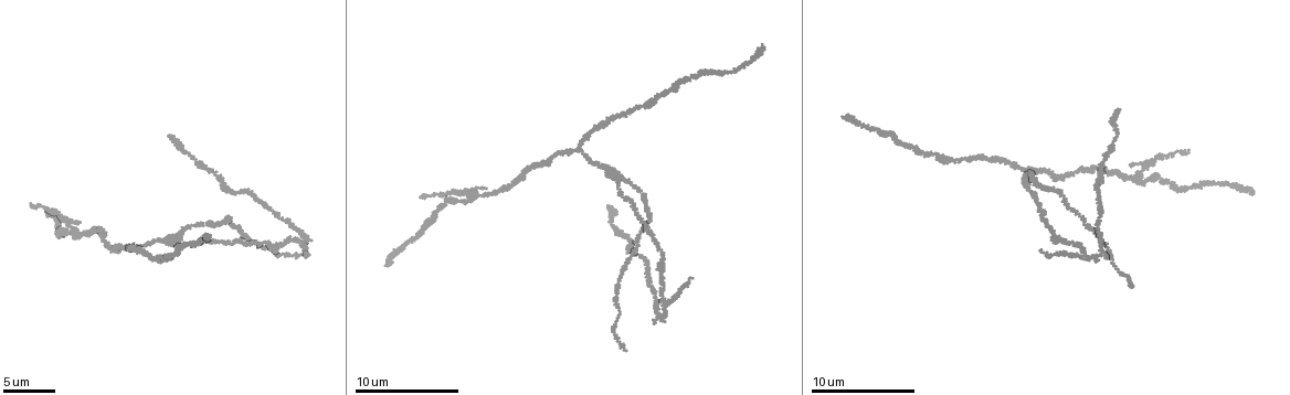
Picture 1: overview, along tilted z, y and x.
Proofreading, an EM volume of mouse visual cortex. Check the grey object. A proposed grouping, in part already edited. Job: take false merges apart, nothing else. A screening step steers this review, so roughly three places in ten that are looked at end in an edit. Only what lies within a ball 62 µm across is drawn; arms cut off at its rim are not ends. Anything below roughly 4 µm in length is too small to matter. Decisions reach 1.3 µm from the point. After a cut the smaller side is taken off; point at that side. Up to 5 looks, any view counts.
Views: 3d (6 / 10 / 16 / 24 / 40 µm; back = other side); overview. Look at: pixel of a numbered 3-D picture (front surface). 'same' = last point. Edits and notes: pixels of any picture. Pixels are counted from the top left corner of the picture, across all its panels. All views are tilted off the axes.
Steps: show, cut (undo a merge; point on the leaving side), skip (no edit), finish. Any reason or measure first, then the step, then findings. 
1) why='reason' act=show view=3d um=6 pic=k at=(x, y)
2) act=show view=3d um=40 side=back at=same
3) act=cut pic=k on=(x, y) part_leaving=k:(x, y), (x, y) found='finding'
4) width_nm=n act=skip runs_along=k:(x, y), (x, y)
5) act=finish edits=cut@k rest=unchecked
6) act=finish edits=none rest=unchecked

why='two arms in line, one across' act=show view=3d um=10 pic=1 at=(470, 199)

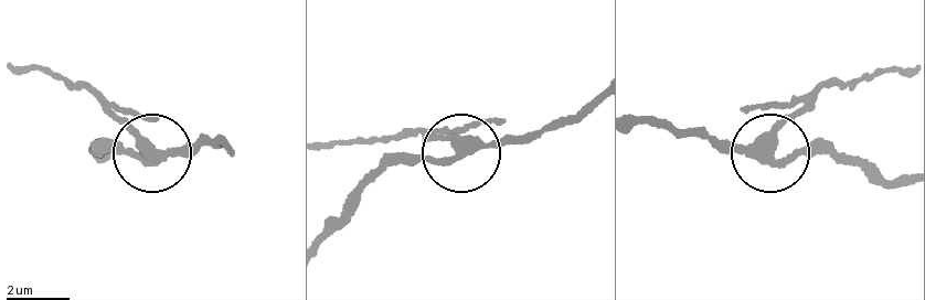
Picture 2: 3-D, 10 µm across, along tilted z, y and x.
arms=3 act=cut pic=2 on=(137, 115) part_leaving=2:(149, 153), (87, 87), (20, 66) found='a second cell is stuck on'

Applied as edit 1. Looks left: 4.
why='three-way junction' act=show view=3d um=10 pic=1 at=(578, 148)

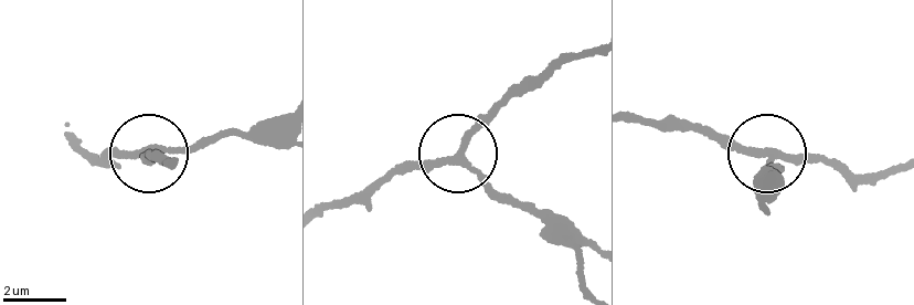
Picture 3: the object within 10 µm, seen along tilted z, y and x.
act=show view=3d um=6 pic=3 at=(771, 155)

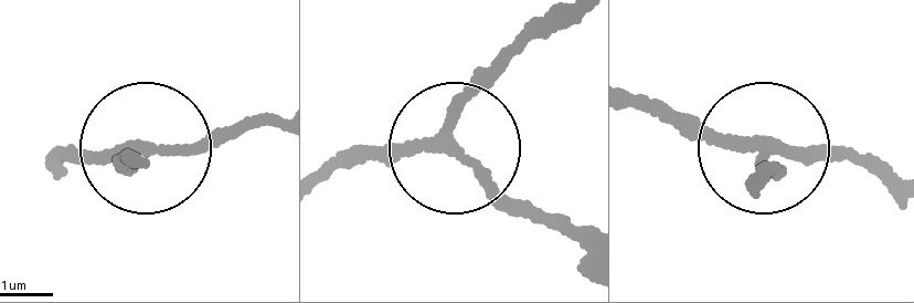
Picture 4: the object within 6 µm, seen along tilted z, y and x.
side_arm_um=24 act=skip runs_along=4:(584, 257), (501, 204), (452, 135), (465, 87), (541, 29) found='one cell here'

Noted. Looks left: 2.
act=finish edits=cut@2 rest=unchecked

